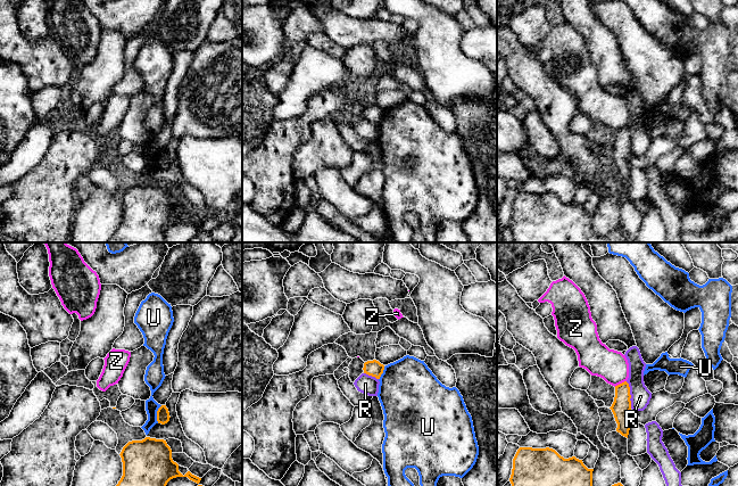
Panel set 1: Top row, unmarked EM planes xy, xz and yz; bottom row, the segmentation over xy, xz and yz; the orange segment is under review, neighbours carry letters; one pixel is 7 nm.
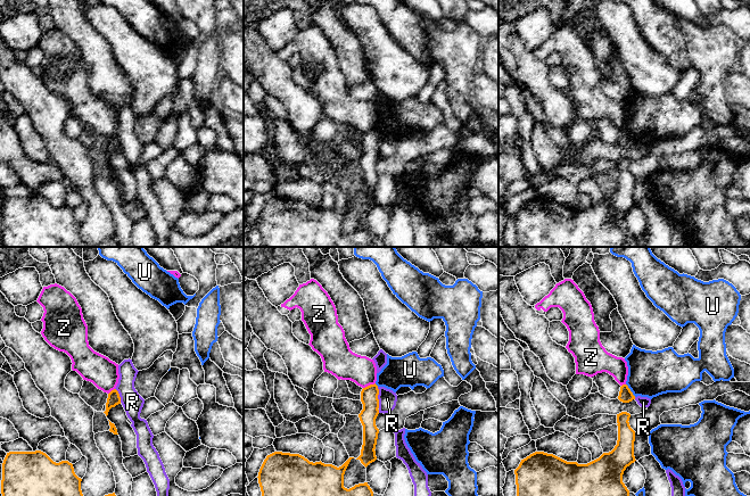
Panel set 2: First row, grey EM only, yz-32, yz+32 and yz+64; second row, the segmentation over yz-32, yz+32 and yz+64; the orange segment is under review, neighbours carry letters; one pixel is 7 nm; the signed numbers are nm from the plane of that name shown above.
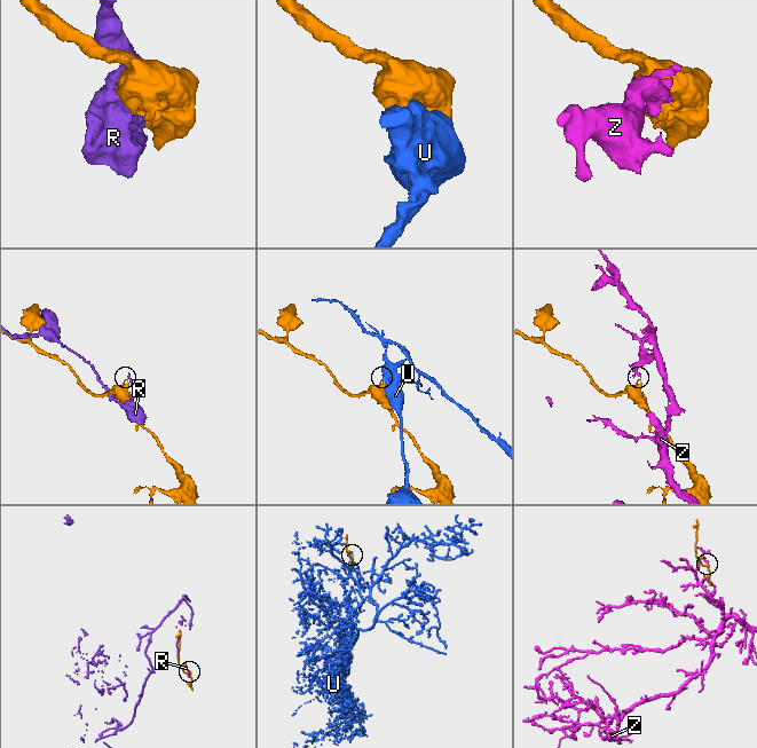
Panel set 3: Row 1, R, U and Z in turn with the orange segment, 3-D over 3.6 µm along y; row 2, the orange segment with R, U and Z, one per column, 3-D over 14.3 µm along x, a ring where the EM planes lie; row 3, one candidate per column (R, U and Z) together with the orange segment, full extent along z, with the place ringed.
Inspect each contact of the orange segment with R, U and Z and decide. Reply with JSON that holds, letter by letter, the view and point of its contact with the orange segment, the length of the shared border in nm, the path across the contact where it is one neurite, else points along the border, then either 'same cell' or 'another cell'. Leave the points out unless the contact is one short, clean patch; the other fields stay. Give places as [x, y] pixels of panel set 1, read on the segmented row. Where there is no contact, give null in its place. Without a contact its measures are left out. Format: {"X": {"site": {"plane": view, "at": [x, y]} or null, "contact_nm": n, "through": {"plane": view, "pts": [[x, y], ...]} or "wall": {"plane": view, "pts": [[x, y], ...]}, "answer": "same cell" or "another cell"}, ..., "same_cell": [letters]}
{"R": {"site": {"plane": "yz", "at": [630, 395]}, "contact_nm": 200, "answer": "another cell"}, "U": {"site": {"plane": "xy", "at": [157, 414]}, "contact_nm": 130, "answer": "another cell"}, "Z": {"site": {"plane": "yz", "at": [620, 384]}, "contact_nm": 100, "wall": {"plane": "yz", "pts": [[625, 380], [614, 386]]}, "answer": "another cell"}, "same_cell": []}

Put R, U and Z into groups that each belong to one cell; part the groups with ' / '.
R / U / Z

